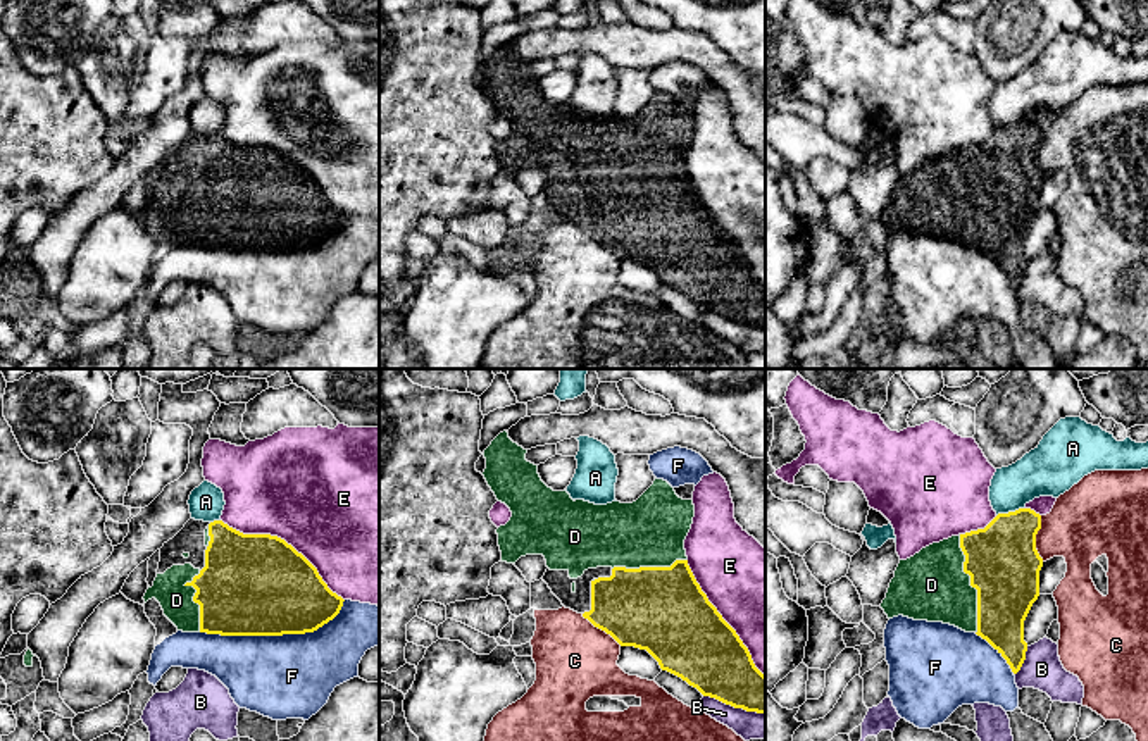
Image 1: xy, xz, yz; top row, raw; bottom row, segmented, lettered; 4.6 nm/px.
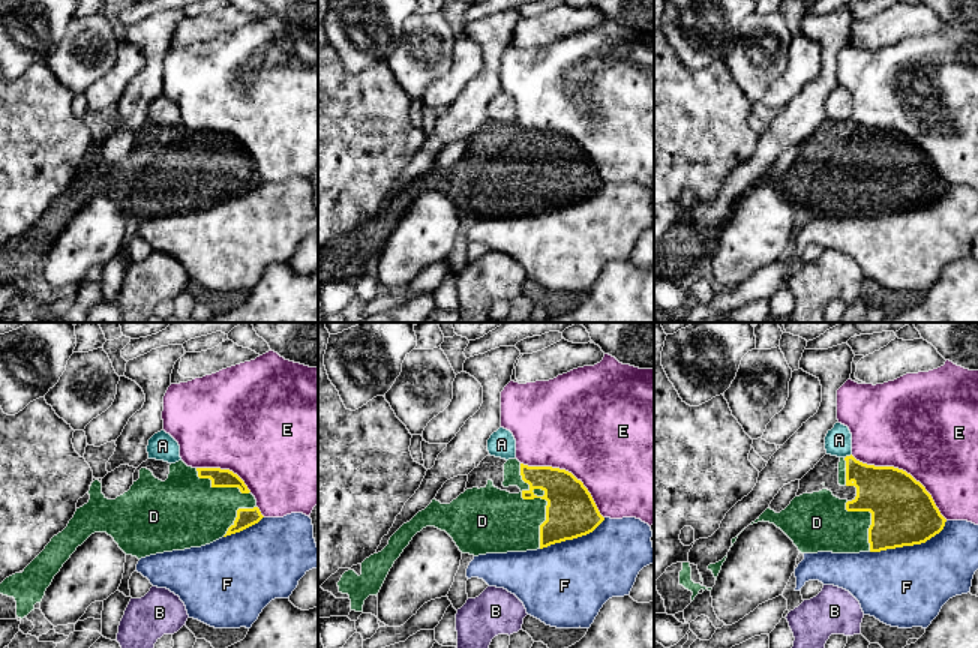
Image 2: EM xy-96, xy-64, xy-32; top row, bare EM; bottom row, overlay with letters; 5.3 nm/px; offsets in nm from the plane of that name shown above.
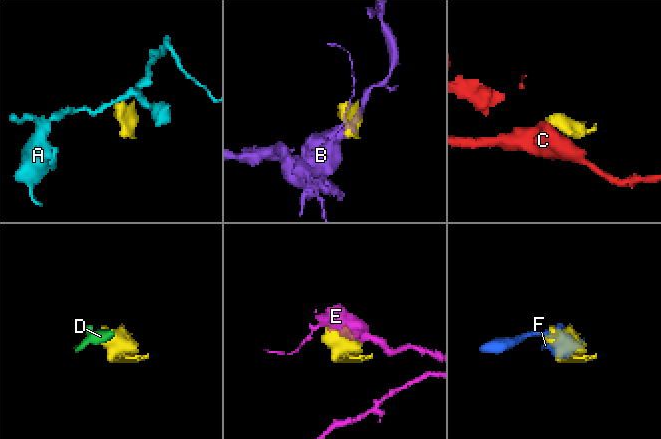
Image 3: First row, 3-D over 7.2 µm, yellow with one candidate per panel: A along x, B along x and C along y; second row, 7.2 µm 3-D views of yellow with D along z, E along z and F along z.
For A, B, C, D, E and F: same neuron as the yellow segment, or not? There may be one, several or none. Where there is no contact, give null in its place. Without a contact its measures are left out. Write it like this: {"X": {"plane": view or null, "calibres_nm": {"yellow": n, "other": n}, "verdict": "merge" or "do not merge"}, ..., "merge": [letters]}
{"A": {"plane": "yz", "calibres_nm": {"yellow": 340, "other": 220}, "verdict": "do not merge"}, "B": {"plane": "xz", "calibres_nm": {"yellow": 320, "other": 130}, "verdict": "do not merge"}, "C": {"plane": "yz", "calibres_nm": {"yellow": 340, "other": 340}, "verdict": "do not merge"}, "D": {"plane": "yz", "calibres_nm": {"yellow": 340, "other": 320}, "verdict": "merge"}, "E": {"plane": "xy", "calibres_nm": {"yellow": 480, "other": 500}, "verdict": "do not merge"}, "F": {"plane": "xy", "calibres_nm": {"yellow": 480, "other": 400}, "verdict": "do not merge"}, "merge": ["D"]}

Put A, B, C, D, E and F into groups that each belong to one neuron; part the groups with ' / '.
A / B / C / D / E / F

